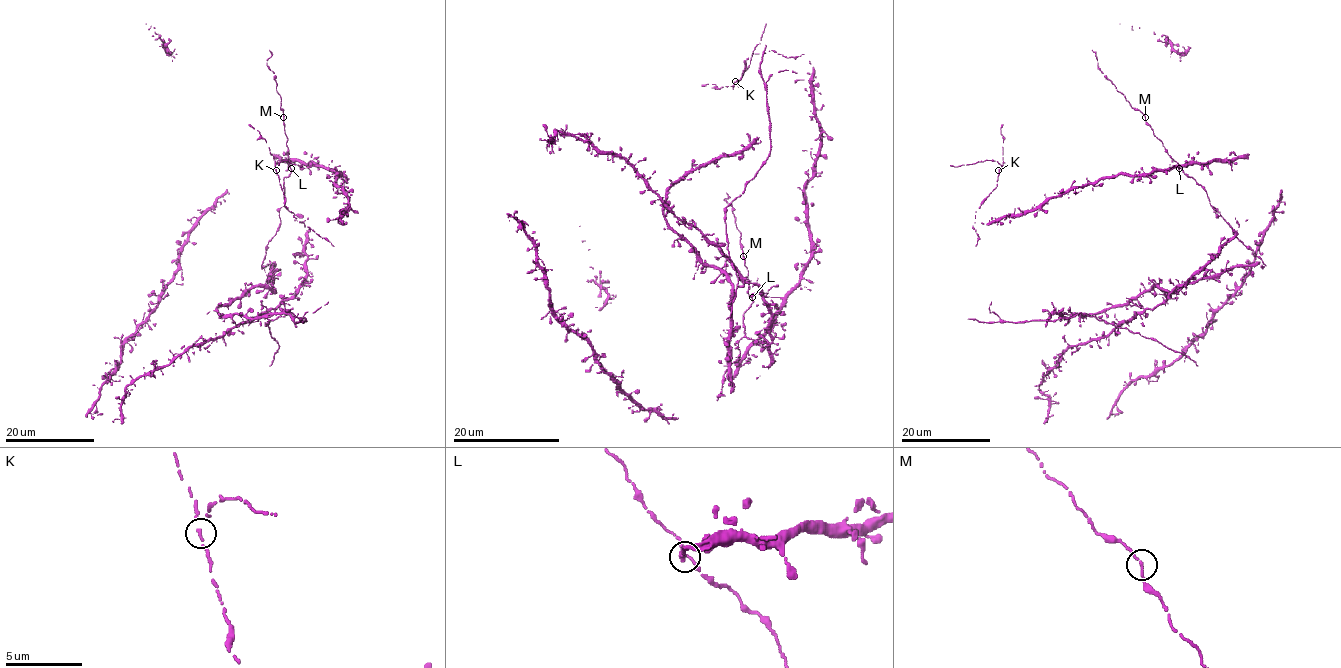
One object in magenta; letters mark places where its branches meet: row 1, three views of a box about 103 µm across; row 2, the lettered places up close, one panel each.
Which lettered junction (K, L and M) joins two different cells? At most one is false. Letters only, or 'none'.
K

